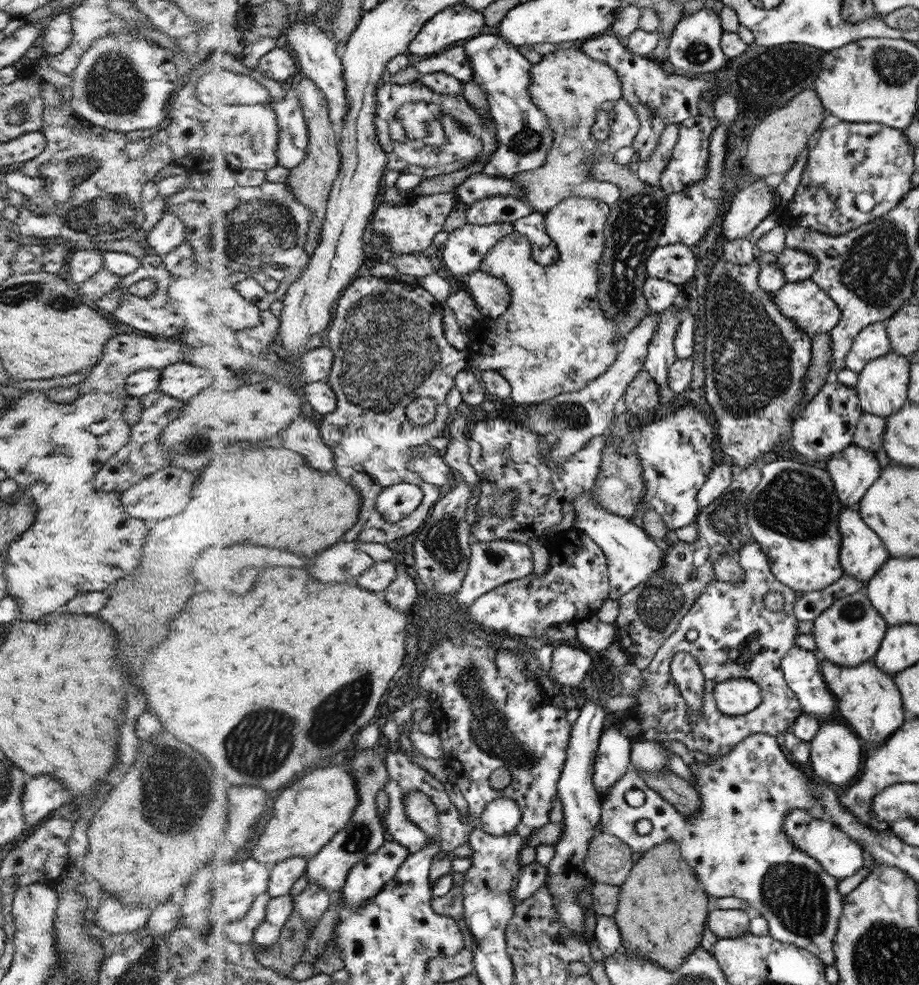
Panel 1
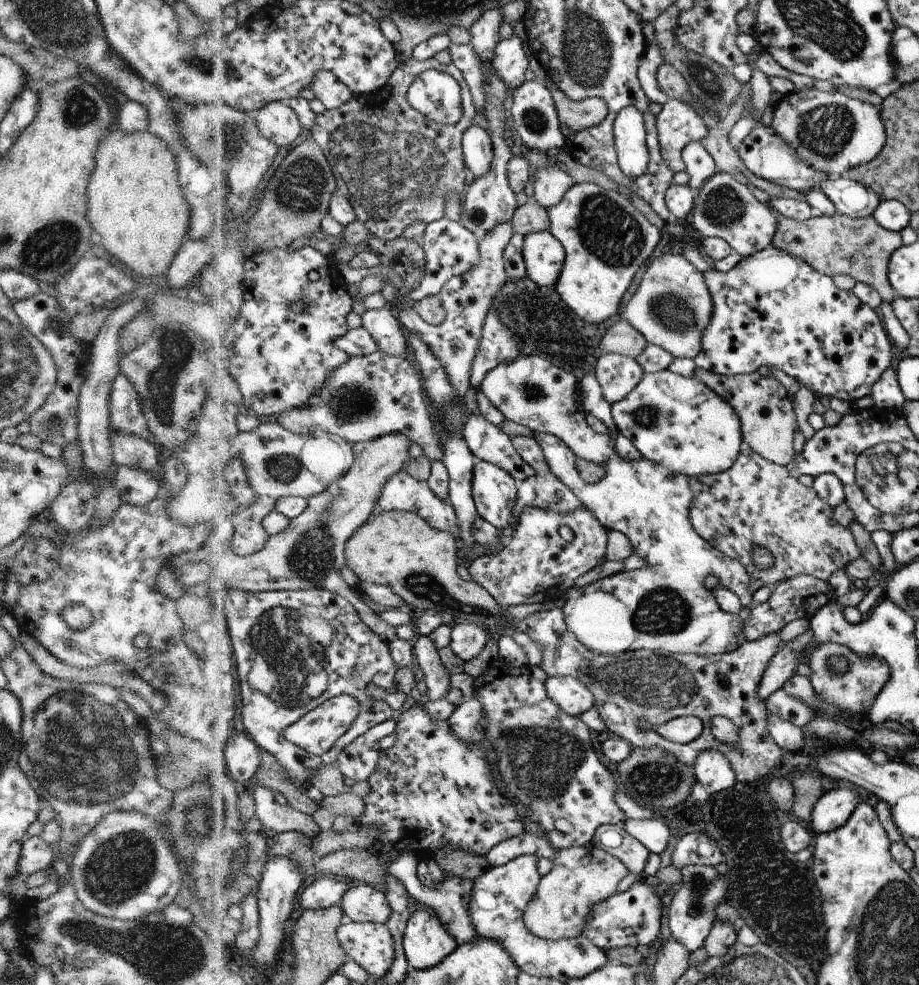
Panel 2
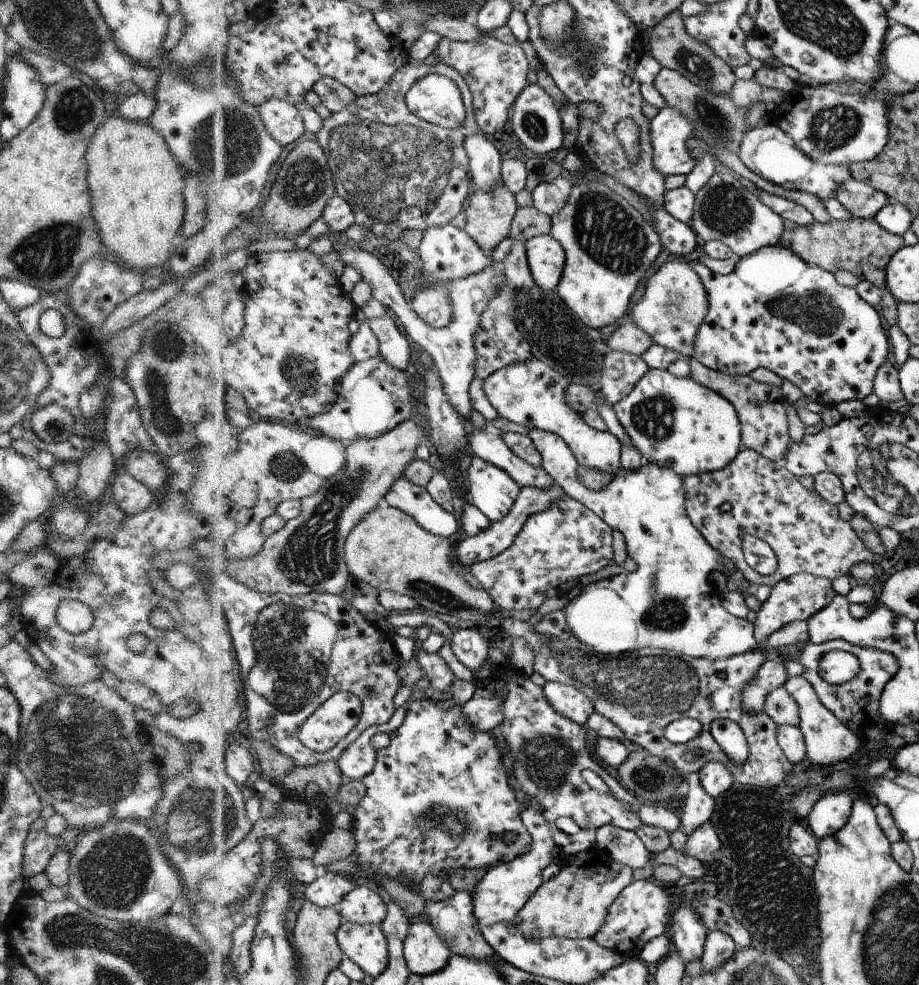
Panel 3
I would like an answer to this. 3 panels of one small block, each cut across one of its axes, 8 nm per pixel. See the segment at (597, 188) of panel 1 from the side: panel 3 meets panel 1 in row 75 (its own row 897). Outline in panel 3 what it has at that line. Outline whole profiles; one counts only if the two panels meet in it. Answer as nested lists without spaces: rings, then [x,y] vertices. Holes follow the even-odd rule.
[[[596,844],[575,857],[567,859],[563,856],[560,864],[560,873],[552,880],[542,883],[514,918],[516,928],[526,938],[593,938],[606,922],[612,902],[626,886],[632,884],[632,868],[615,861]]]

